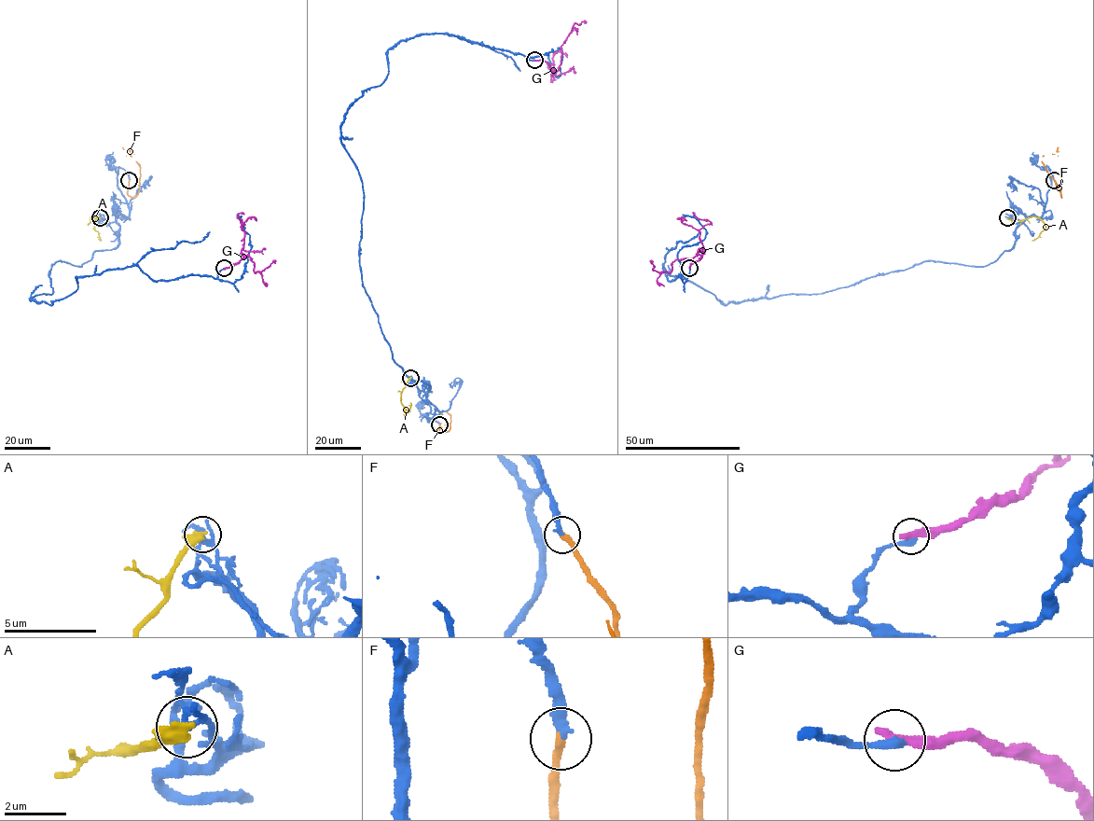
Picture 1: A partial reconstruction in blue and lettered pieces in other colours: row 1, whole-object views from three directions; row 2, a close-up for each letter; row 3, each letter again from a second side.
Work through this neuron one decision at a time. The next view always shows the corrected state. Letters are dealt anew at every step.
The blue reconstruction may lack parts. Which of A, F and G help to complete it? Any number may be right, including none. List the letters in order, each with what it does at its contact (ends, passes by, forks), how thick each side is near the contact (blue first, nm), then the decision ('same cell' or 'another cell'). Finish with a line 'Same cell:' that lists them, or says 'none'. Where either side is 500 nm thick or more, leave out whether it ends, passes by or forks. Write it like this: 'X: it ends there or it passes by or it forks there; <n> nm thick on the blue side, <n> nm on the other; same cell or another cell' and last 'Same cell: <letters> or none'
A: it ends there; 280 nm thick on the blue side, 400 nm on the other; another cell
F: it ends there; 280 nm thick on the blue side, 320 nm on the other; same cell
G: it ends there; 320 nm thick on the blue side, 400 nm on the other; another cell
Same cell: F

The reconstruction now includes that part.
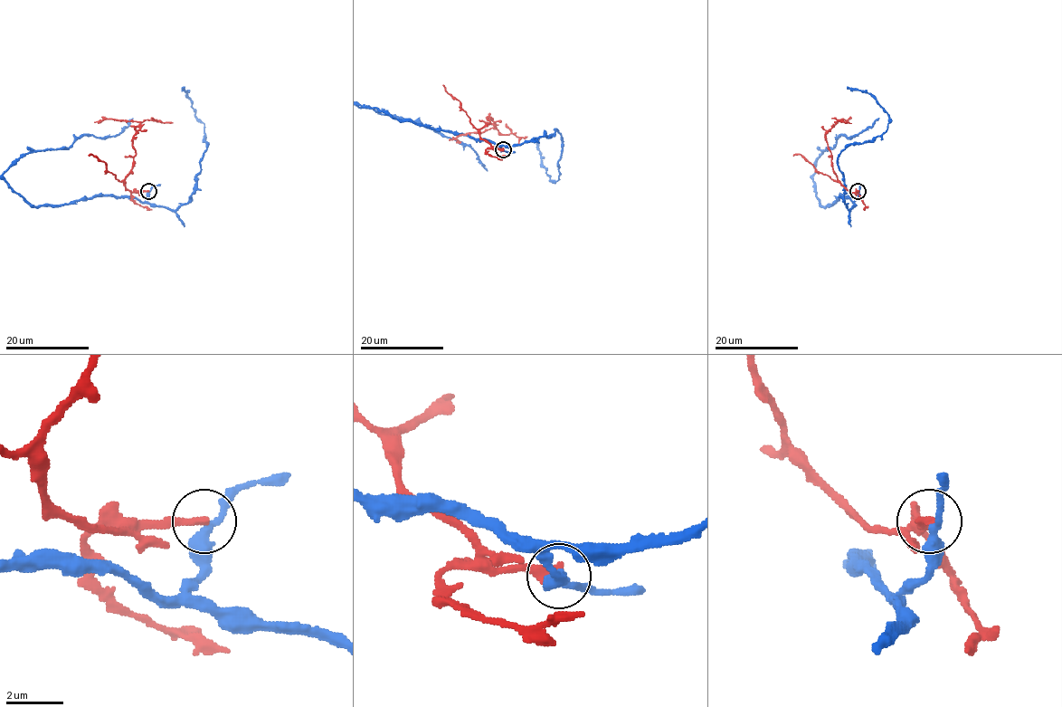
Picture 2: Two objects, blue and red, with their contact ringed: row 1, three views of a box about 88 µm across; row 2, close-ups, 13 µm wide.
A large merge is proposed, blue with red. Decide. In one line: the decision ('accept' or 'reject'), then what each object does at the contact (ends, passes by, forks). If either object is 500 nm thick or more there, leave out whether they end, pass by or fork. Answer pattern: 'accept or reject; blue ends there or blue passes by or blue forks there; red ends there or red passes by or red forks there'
reject; blue passes by; red ends there

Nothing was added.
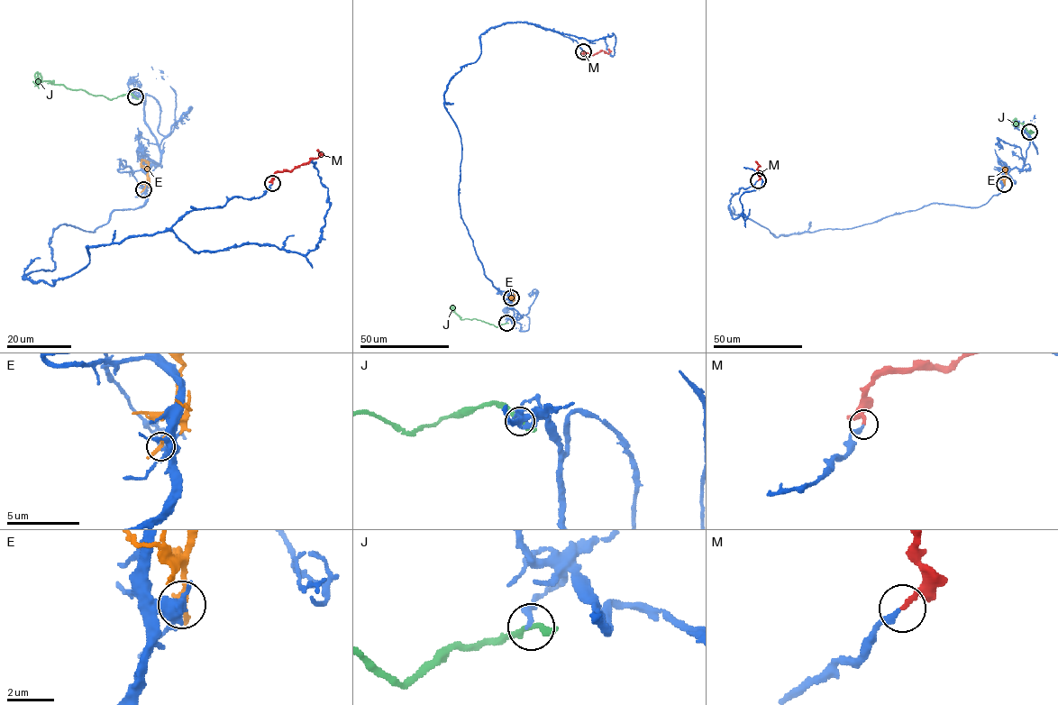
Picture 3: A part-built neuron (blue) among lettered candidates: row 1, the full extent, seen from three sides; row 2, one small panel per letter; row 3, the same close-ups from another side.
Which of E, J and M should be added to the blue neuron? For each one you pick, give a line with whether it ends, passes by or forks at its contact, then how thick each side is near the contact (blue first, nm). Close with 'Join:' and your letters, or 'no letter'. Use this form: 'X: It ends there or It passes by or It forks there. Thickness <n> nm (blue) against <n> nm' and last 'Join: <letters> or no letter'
M: It ends there. Thickness 240 nm (blue) against 200 nm
Join: M

